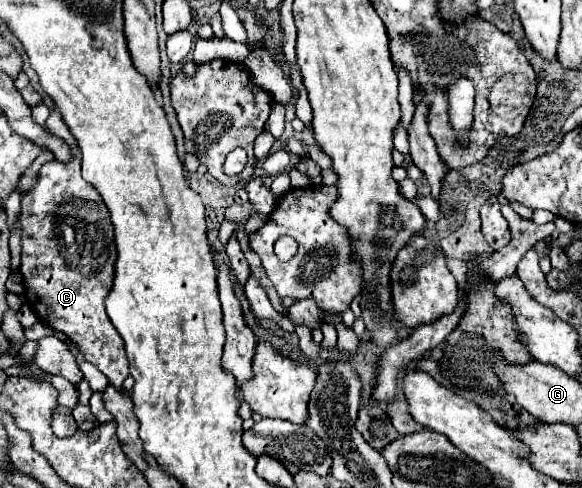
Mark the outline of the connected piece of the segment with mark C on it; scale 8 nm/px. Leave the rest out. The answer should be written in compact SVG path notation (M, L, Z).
M52 110L45 126L51 134L69 144L73 158L69 162L51 160L43 164L37 184L25 192L21 200L21 274L25 296L43 324L67 334L67 338L79 346L85 360L95 364L111 386L121 388L123 380L129 376L127 356L123 354L123 340L115 334L103 310L103 298L107 290L111 290L117 258L113 226L97 188L81 176L77 142L61 118L59 111Z

